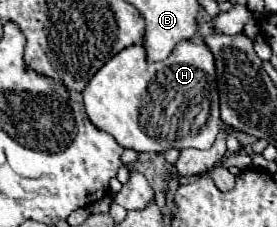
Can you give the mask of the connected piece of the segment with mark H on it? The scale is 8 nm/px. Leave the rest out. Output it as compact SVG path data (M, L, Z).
M182 41L182 43L176 45L176 49L172 51L172 55L170 55L166 61L160 61L160 63L148 63L148 61L146 61L146 49L144 49L144 45L132 45L132 47L122 49L118 55L114 55L114 57L90 79L90 83L86 85L86 89L84 89L84 93L82 93L82 97L84 97L84 107L86 107L86 115L88 115L88 119L90 119L98 129L110 133L120 147L124 147L124 149L134 149L134 151L138 151L138 153L164 153L164 151L168 151L168 149L172 149L172 147L176 147L176 149L186 149L186 147L210 149L212 143L214 143L214 139L216 139L216 135L220 133L220 123L222 123L222 121L220 121L220 113L218 113L218 89L216 89L216 81L210 81L208 75L216 75L216 67L214 67L214 57L212 57L210 49L208 49L204 43L198 45L198 43L194 43L194 41Z

